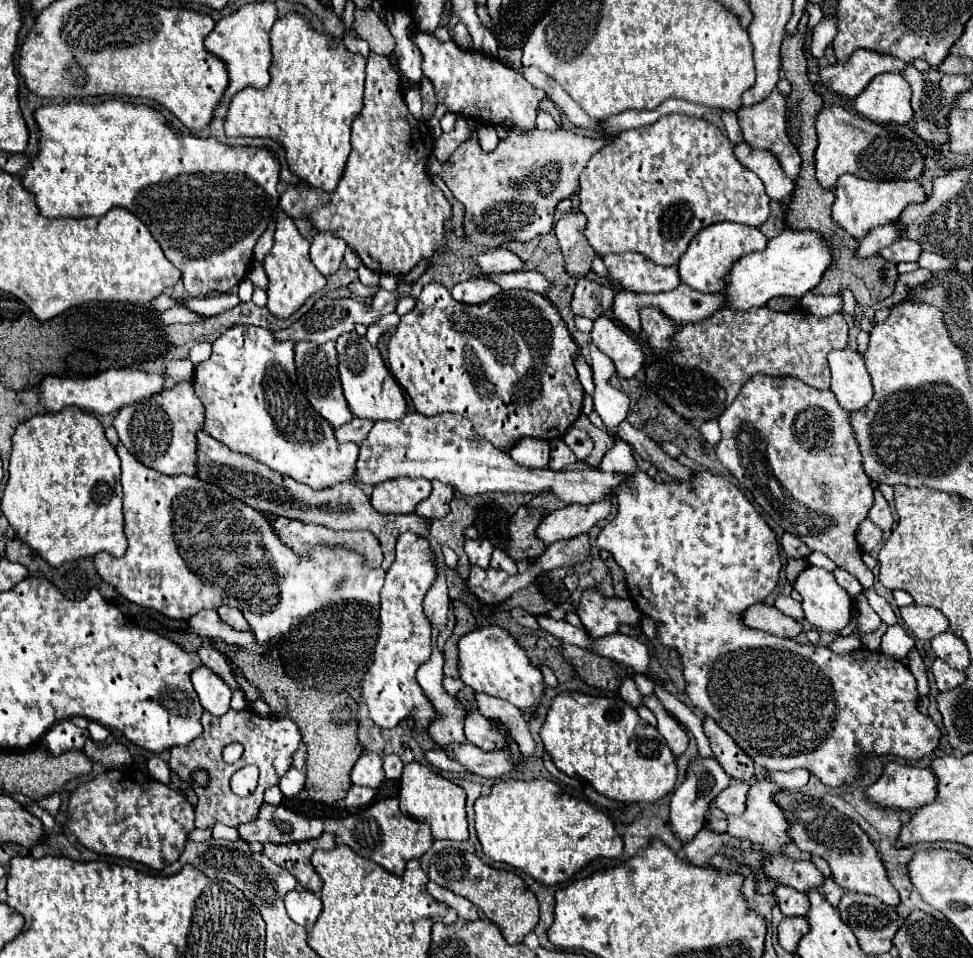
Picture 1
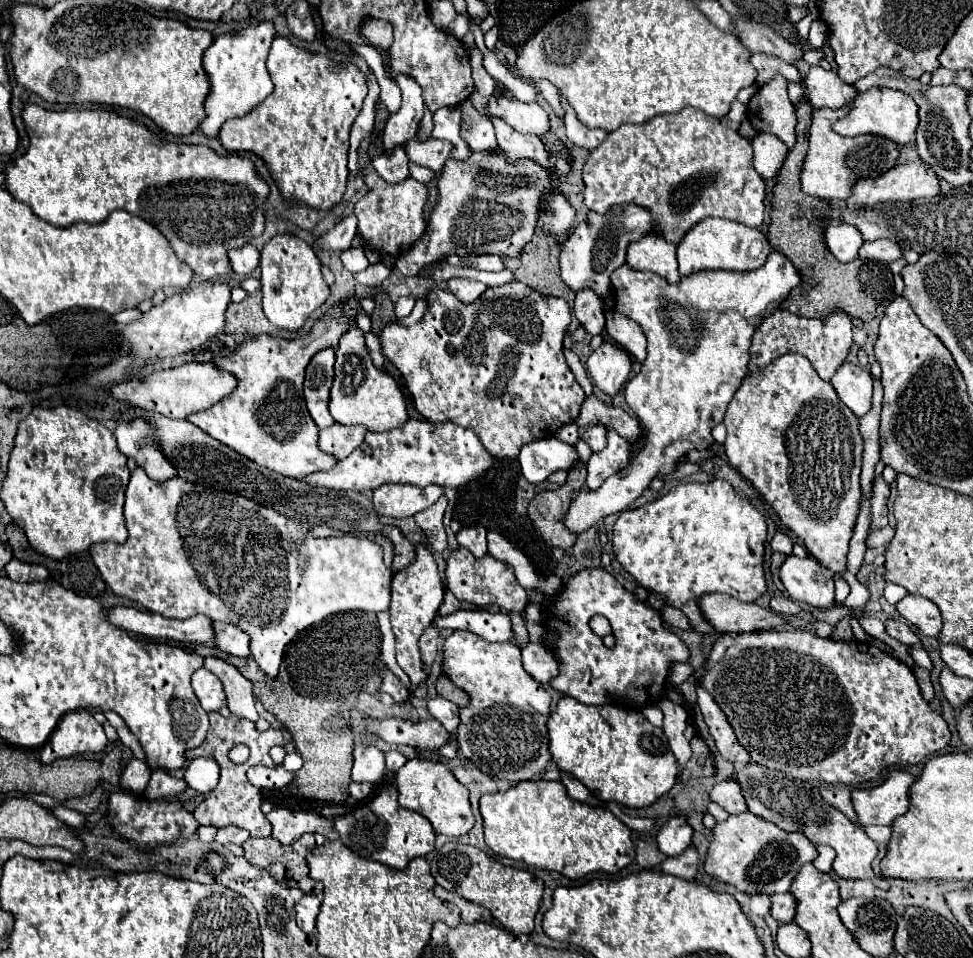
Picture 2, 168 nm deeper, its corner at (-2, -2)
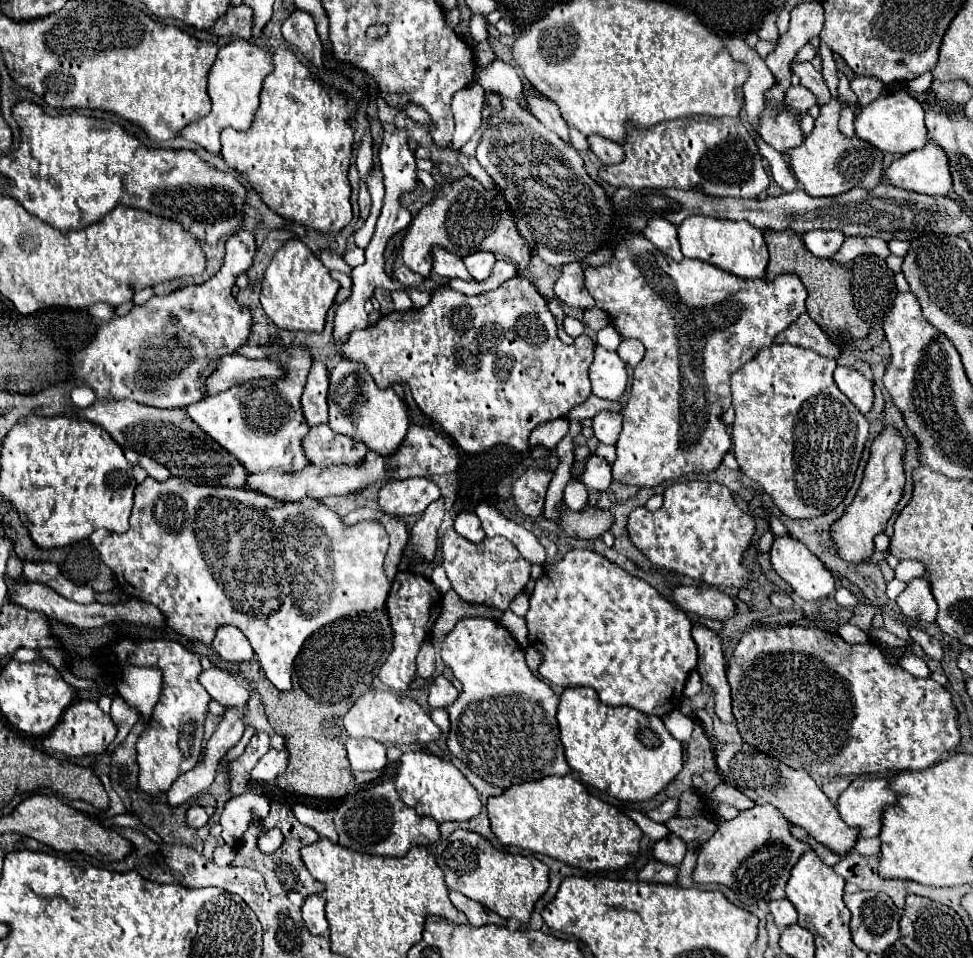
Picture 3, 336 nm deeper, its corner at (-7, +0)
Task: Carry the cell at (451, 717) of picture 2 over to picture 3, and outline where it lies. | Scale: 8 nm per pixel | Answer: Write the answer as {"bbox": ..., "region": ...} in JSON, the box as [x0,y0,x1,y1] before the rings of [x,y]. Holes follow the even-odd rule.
{"bbox":[428,674,458,708],"region":[[[440,674],[434,678],[434,682],[430,684],[430,696],[428,702],[430,706],[442,706],[446,708],[446,704],[452,704],[458,696],[458,690]]]}

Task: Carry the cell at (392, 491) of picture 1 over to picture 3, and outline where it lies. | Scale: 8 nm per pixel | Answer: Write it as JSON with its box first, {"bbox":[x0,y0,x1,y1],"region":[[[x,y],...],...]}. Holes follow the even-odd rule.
{"bbox":[378,478,440,516],"region":[[[428,478],[390,480],[378,492],[378,504],[386,514],[418,516],[440,498],[440,488]]]}

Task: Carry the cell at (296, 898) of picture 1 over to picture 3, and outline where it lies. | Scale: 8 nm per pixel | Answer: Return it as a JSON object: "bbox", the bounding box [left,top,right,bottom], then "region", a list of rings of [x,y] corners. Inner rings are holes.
{"bbox":[302,894,328,934],"region":[[[314,894],[304,900],[302,906],[302,920],[310,934],[326,934],[328,932],[328,920],[324,916],[324,898]]]}

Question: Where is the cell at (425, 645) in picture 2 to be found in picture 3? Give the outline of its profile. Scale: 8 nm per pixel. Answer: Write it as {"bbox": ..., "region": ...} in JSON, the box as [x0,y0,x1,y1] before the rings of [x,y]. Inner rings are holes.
{"bbox":[416,640,434,680],"region":[[[426,640],[416,656],[416,674],[424,680],[430,680],[434,676],[434,646],[430,640]]]}

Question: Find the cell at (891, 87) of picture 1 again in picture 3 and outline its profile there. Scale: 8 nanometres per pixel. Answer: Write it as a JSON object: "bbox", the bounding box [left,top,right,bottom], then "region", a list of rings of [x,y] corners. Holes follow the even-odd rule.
{"bbox":[856,92,928,154],"region":[[[896,92],[896,94],[884,94],[878,100],[870,102],[860,110],[856,116],[856,136],[864,142],[870,142],[880,152],[892,152],[892,154],[906,154],[910,150],[922,148],[928,142],[926,136],[926,124],[924,124],[924,108],[922,104],[908,92]]]}

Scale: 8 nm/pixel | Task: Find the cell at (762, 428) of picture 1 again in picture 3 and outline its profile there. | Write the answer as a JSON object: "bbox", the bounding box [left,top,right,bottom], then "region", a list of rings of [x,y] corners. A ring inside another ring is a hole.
{"bbox":[732,344,868,518],"region":[[[772,344],[732,374],[732,406],[736,410],[732,424],[734,456],[740,470],[756,480],[790,518],[814,518],[836,508],[852,486],[866,444],[868,422],[834,384],[832,372],[836,366],[836,360],[802,346]]]}

